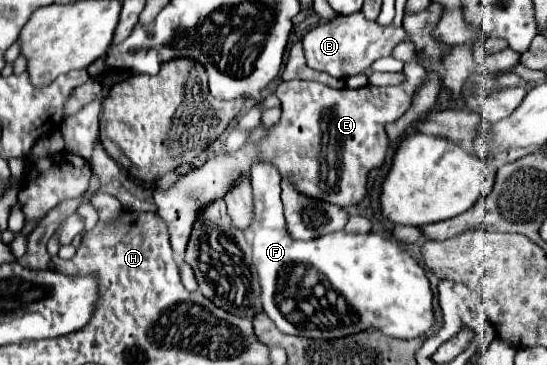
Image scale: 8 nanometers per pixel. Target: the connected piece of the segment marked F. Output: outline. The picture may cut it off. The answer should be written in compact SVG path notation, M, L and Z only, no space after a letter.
M253 164L251 186L255 196L253 262L261 280L261 298L265 314L285 334L303 338L341 338L365 328L379 328L393 338L419 338L437 322L433 312L433 290L423 268L393 240L381 233L347 234L343 230L309 242L293 240L285 228L281 204L281 176L271 164Z

